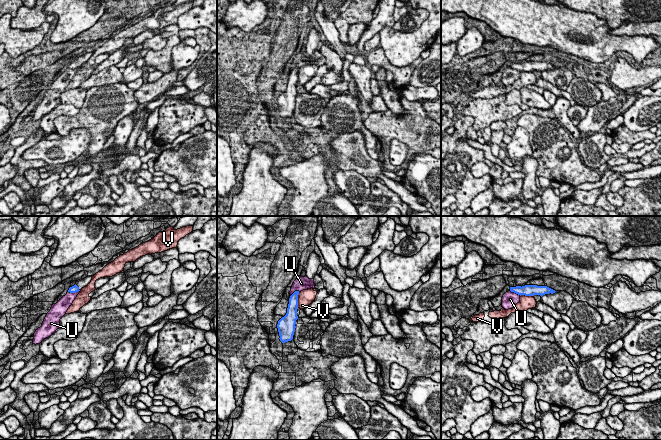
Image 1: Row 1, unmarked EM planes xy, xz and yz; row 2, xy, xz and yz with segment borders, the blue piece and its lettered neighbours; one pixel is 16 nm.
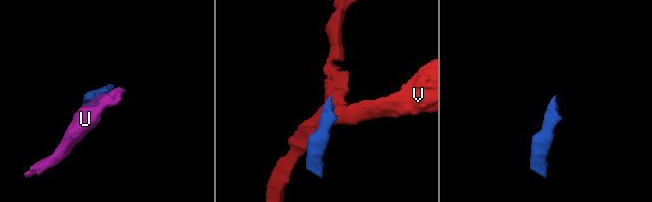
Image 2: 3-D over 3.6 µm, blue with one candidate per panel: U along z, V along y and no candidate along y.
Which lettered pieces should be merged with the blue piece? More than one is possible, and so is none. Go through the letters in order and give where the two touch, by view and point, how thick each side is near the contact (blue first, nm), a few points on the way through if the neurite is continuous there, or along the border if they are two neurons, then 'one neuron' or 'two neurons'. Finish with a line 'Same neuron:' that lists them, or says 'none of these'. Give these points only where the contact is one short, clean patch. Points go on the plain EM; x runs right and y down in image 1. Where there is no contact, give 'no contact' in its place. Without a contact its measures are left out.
U: contact xy (74, 68); calibres 120 and 200 nm; border xy (80, 66), (68, 68); two neurons
V: contact xz (297, 76); calibres 170 and 240 nm; border xz (299, 68), (297, 83); two neurons
Same neuron: none of these

